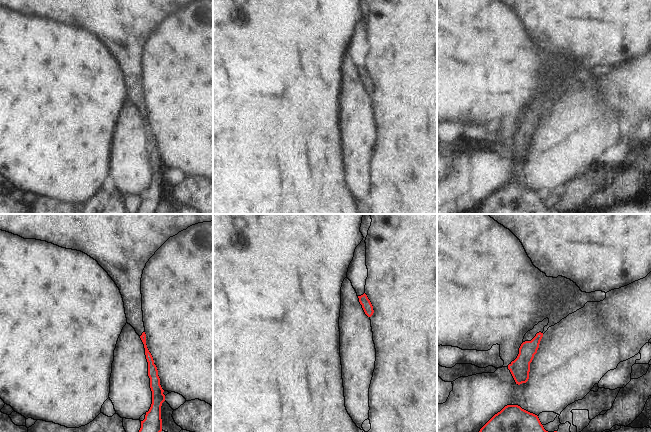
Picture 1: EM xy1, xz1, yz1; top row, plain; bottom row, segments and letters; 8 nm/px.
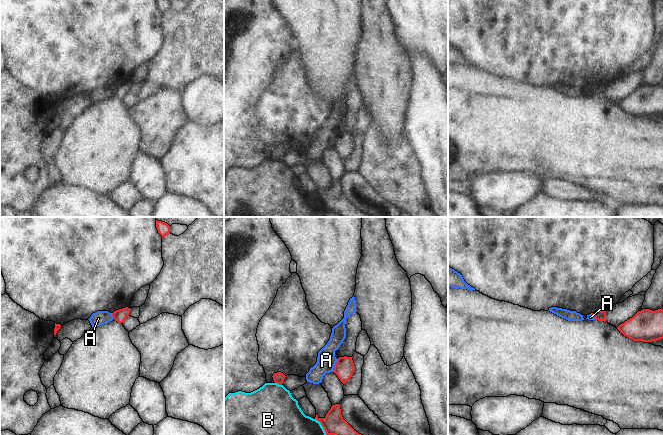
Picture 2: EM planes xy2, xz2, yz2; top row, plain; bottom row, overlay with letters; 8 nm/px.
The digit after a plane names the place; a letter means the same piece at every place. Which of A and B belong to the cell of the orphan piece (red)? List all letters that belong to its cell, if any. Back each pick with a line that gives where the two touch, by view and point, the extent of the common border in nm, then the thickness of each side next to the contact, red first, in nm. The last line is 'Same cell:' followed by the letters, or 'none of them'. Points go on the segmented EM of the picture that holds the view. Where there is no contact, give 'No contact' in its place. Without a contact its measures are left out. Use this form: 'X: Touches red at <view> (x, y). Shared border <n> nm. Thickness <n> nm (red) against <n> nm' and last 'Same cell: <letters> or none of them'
Same cell: none of them

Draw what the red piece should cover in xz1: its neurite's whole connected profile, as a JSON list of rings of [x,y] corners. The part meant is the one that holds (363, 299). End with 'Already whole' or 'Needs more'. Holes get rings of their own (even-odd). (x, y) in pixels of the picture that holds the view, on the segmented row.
[[[364,214],[362,217],[362,223],[360,227],[360,232],[363,235],[363,240],[356,247],[354,252],[353,260],[351,261],[347,278],[351,281],[353,288],[355,289],[359,302],[365,314],[371,317],[374,313],[373,306],[365,294],[366,279],[368,277],[368,269],[366,266],[366,237],[368,235],[368,230],[371,226],[371,216],[369,214]]]. Needs more

